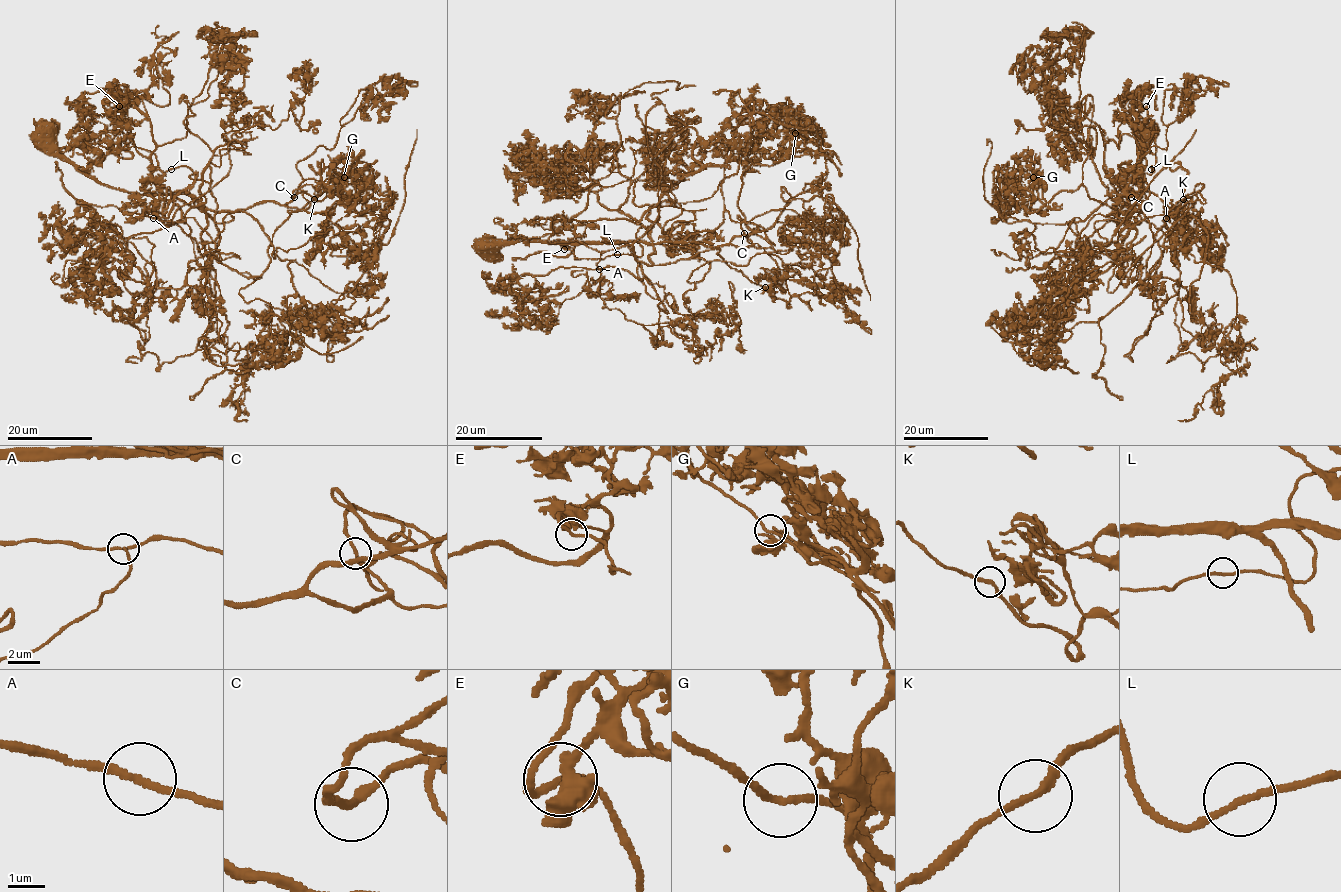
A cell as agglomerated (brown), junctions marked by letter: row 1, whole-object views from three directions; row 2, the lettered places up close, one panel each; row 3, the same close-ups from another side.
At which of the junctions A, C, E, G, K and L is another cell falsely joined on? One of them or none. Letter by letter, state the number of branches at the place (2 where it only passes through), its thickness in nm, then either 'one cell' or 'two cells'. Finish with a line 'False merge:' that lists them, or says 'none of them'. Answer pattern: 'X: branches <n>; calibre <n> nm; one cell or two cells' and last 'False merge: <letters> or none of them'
A: branches 2; calibre 180 nm; one cell
C: branches 2; calibre 200 nm; one cell
E: branches 2; calibre 170 nm; one cell
G: branches 2; calibre 160 nm; one cell
K: branches 2; calibre 200 nm; one cell
L: branches 2; calibre 170 nm; one cell
False merge: none of them

